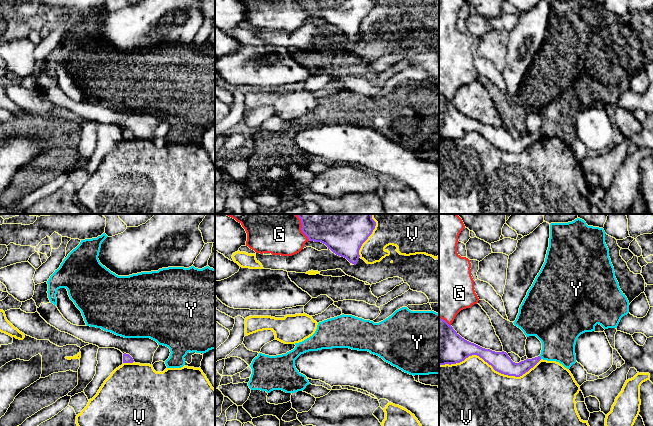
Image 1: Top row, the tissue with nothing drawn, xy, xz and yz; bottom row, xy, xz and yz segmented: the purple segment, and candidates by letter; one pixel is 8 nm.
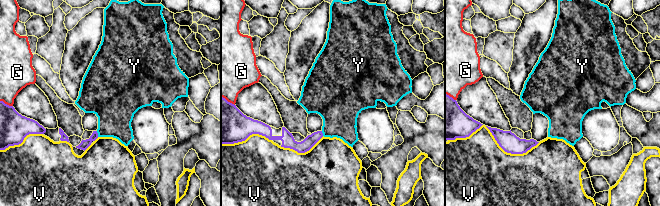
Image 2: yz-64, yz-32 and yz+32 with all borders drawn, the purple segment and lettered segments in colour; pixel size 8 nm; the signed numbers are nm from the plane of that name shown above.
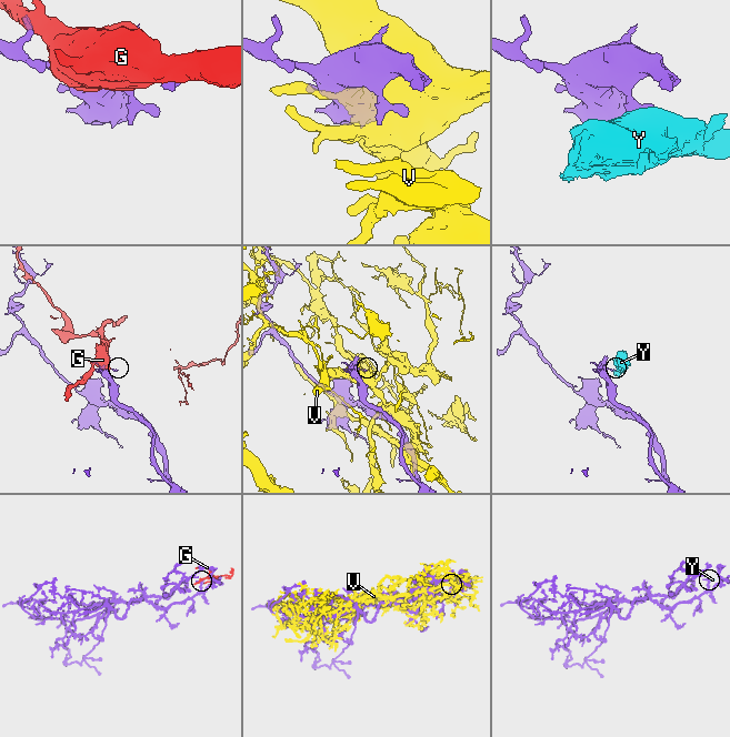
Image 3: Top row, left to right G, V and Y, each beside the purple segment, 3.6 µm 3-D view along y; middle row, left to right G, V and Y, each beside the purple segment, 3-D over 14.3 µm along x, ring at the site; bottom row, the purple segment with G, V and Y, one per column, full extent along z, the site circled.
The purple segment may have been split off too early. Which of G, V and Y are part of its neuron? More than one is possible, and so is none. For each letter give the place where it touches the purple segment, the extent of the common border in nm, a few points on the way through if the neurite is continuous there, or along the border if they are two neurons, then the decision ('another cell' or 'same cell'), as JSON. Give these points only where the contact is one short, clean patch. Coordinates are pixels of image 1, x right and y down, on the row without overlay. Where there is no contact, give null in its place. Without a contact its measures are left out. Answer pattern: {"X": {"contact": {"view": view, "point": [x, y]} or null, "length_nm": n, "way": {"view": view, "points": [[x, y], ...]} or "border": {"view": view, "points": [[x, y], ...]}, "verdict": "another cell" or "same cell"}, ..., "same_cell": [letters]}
{"G": {"contact": {"view": "xz", "point": [303, 8]}, "length_nm": 150, "verdict": "another cell"}, "V": {"contact": {"view": "yz", "point": [490, 140]}, "length_nm": 850, "verdict": "another cell"}, "Y": {"contact": {"view": "yz", "point": [540, 133]}, "length_nm": 30, "verdict": "another cell"}, "same_cell": []}

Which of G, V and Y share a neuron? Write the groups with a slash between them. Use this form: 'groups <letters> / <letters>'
groups G / V / Y

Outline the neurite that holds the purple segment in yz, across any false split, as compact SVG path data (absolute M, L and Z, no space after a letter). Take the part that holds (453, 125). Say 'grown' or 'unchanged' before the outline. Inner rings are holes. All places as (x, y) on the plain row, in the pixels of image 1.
unchanged | M439 94L439 141L460 139L472 131L482 134L495 147L515 153L522 152L541 136L538 132L515 139L504 127L495 128L465 116L451 101Z

